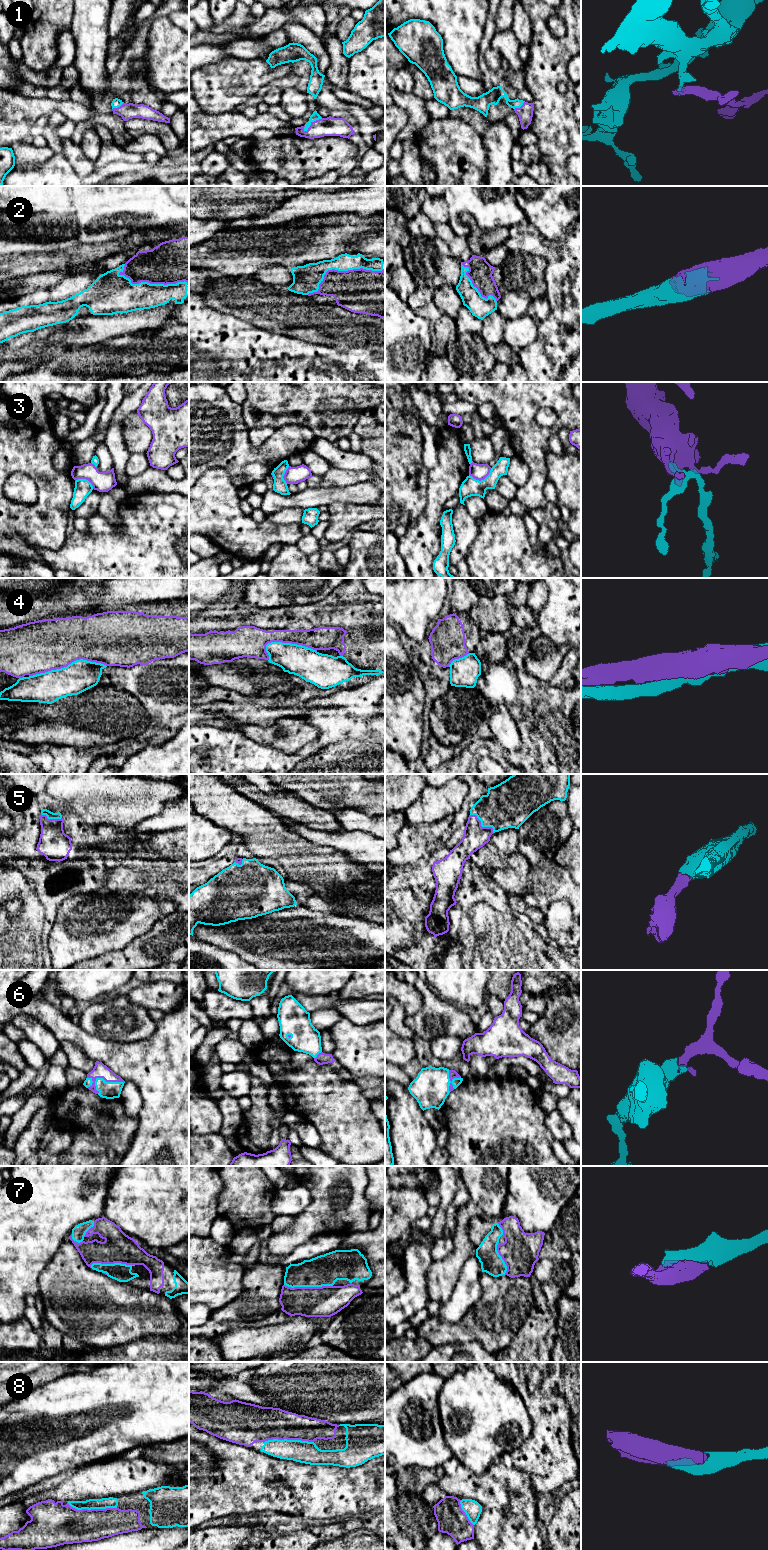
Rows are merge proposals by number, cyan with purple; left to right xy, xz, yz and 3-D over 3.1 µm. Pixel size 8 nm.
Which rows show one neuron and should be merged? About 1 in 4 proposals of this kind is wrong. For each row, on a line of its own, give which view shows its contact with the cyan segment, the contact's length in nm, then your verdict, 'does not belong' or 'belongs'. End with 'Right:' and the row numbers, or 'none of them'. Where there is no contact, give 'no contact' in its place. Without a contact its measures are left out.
1: meets cyan in xz; contact 190 nm long; belongs
2: meets cyan in xz; contact 650 nm long; belongs
3: meets cyan in yz; contact 190 nm long; does not belong
4: meets cyan in xy; contact 650 nm long; does not belong
5: meets cyan in yz; contact 240 nm long; belongs
6: meets cyan in xy; contact 300 nm long; belongs
7: meets cyan in xz; contact 400 nm long; belongs
8: meets cyan in xy; contact 400 nm long; belongs
Right: 1, 2, 5, 6, 7, 8

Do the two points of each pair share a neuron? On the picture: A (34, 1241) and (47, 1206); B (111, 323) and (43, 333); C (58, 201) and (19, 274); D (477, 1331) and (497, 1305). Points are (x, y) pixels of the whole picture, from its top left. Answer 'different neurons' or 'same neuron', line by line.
A: same neuron
B: same neuron
C: different neurons
D: same neuron

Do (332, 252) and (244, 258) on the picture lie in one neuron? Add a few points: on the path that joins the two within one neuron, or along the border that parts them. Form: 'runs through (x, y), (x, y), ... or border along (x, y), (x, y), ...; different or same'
runs through (310, 256), (302, 259), (266, 258); same

